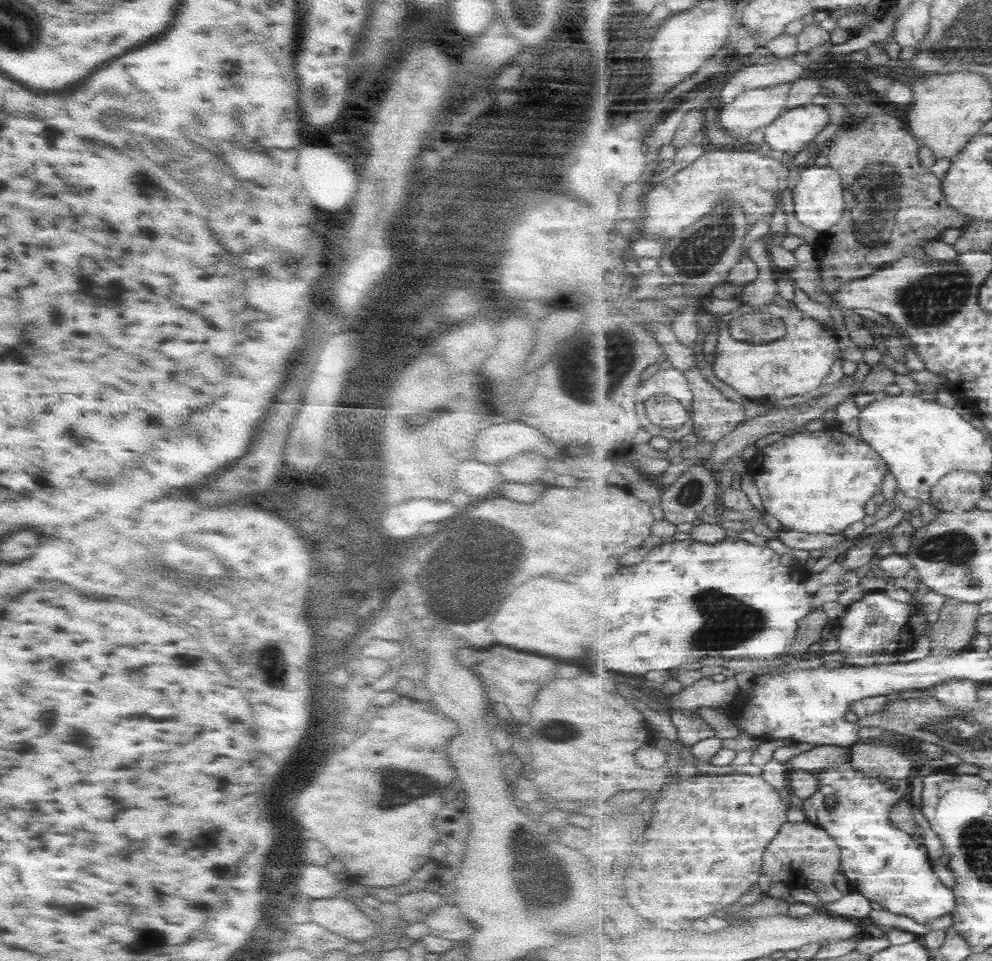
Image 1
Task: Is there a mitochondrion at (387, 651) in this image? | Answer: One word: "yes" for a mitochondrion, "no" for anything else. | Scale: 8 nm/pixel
no

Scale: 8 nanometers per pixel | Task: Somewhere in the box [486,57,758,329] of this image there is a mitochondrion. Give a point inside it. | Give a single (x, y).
(698, 253)

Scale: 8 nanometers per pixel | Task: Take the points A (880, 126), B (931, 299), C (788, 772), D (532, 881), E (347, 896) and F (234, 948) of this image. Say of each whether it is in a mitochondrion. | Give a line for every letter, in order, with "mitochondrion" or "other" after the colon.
A: other
B: mitochondrion
C: other
D: mitochondrion
E: other
F: mitochondrion

